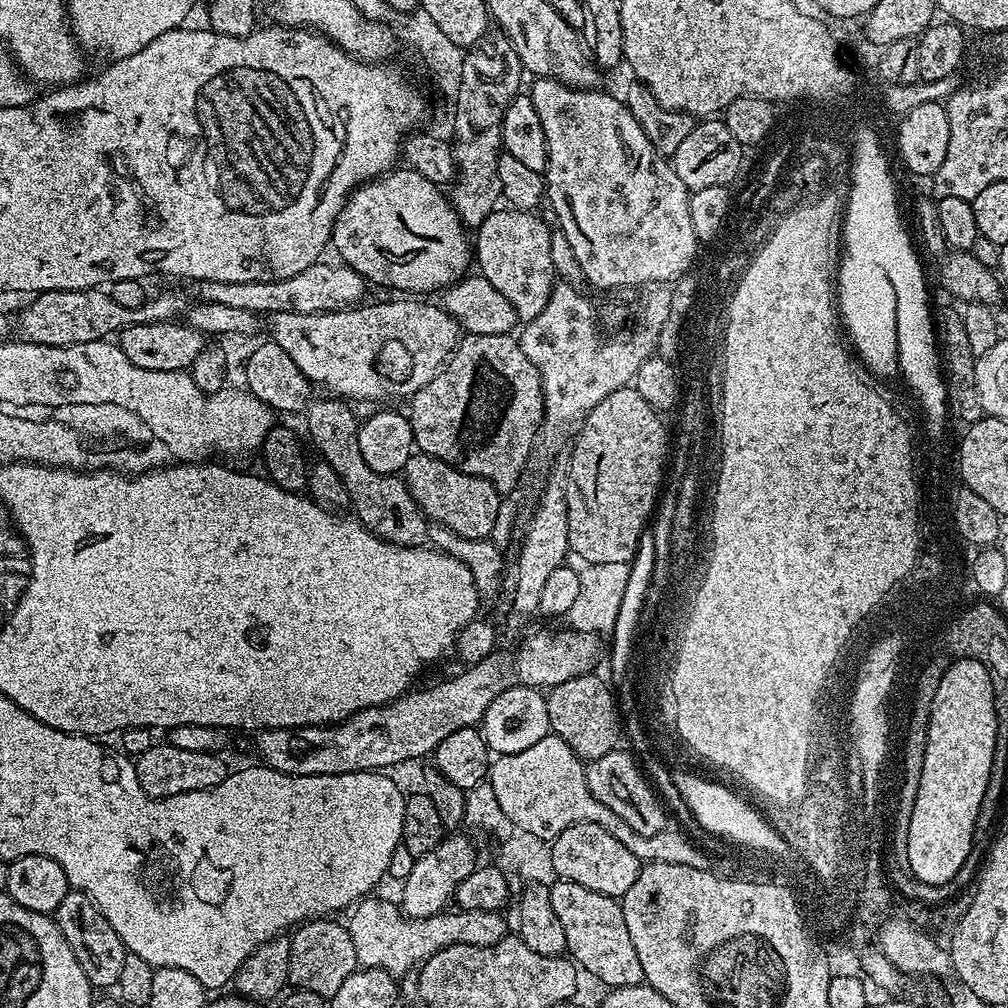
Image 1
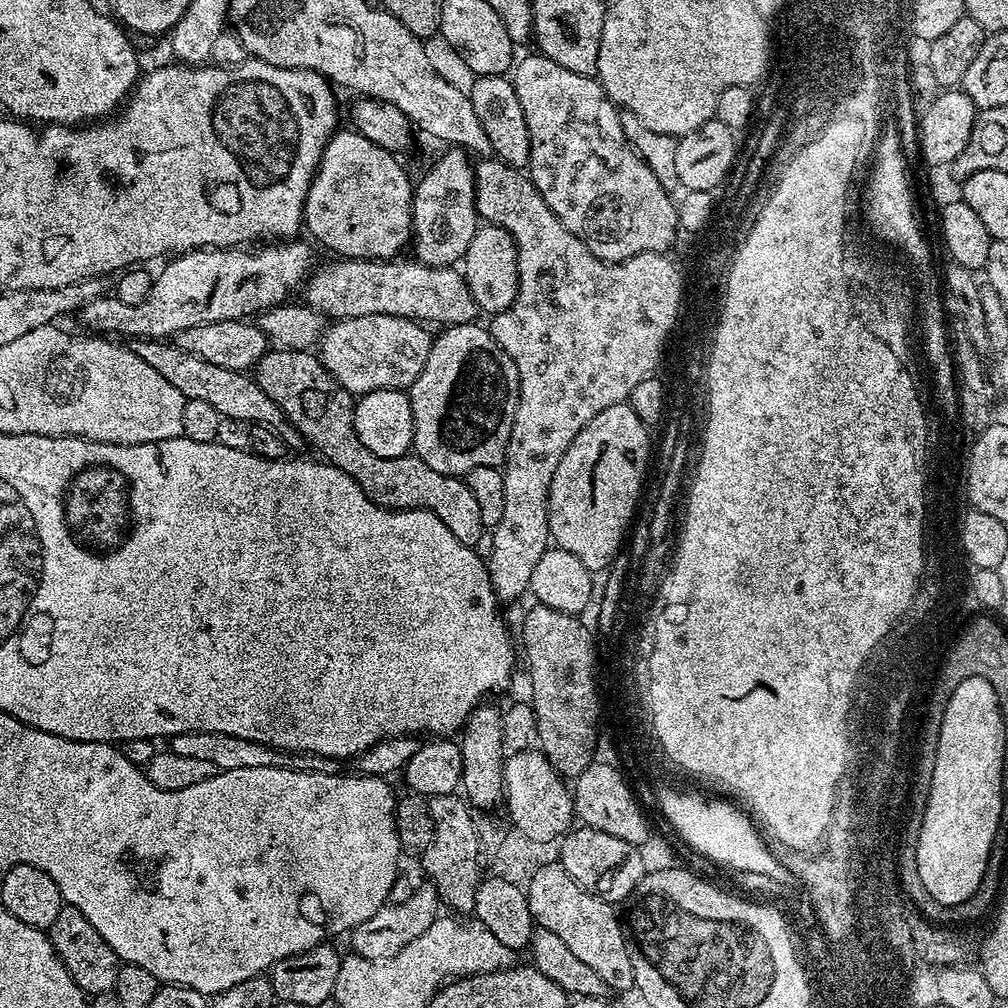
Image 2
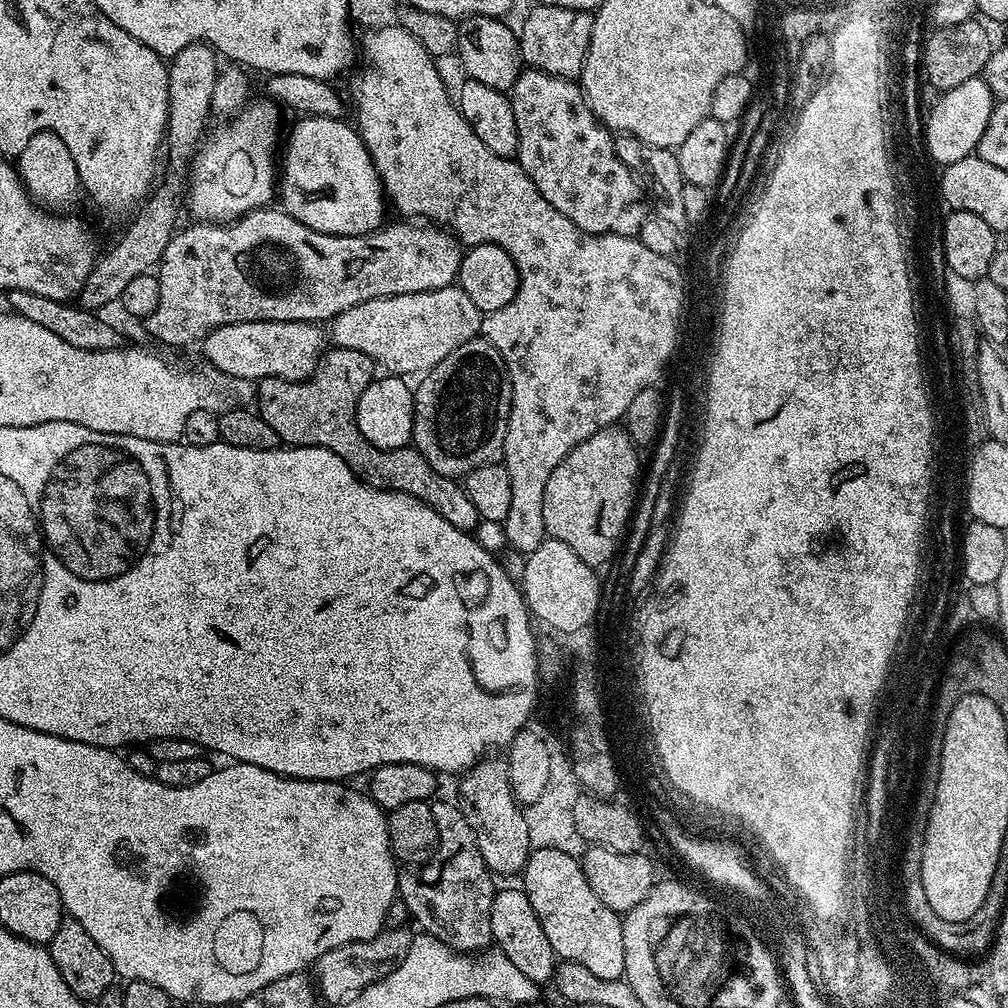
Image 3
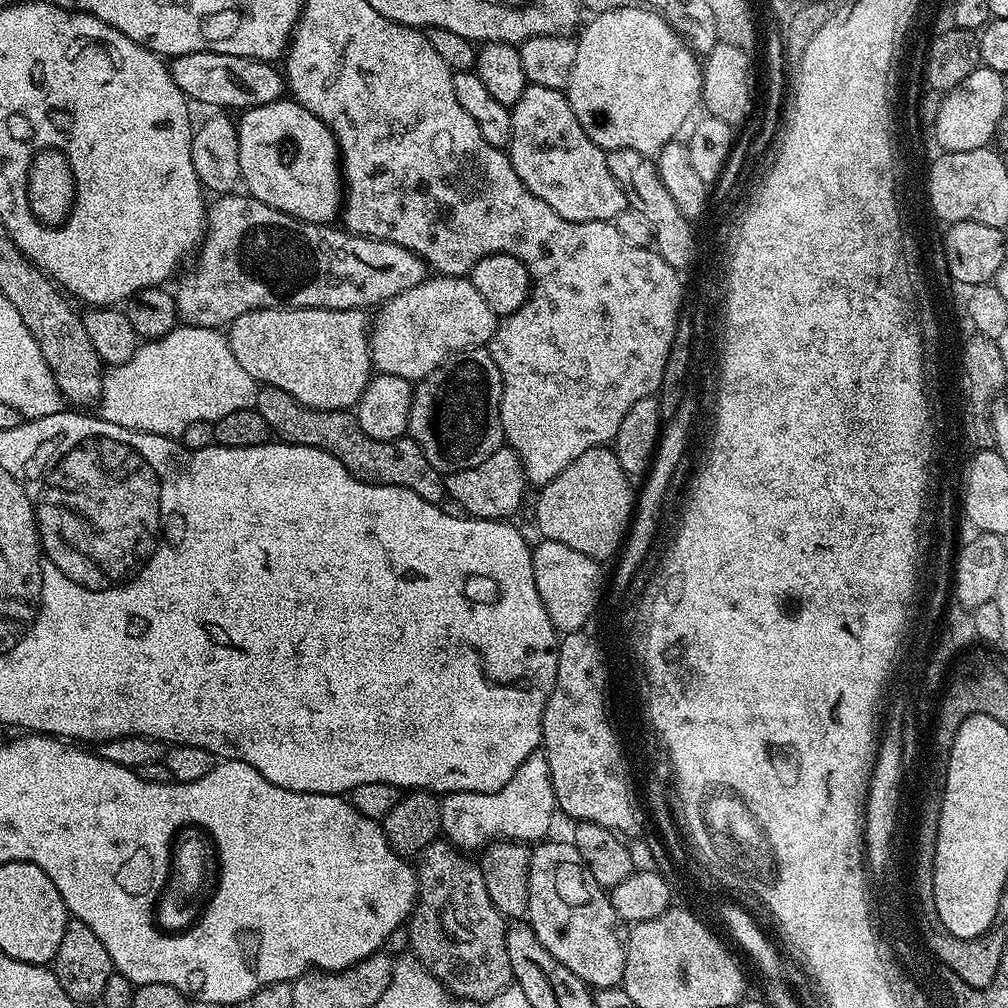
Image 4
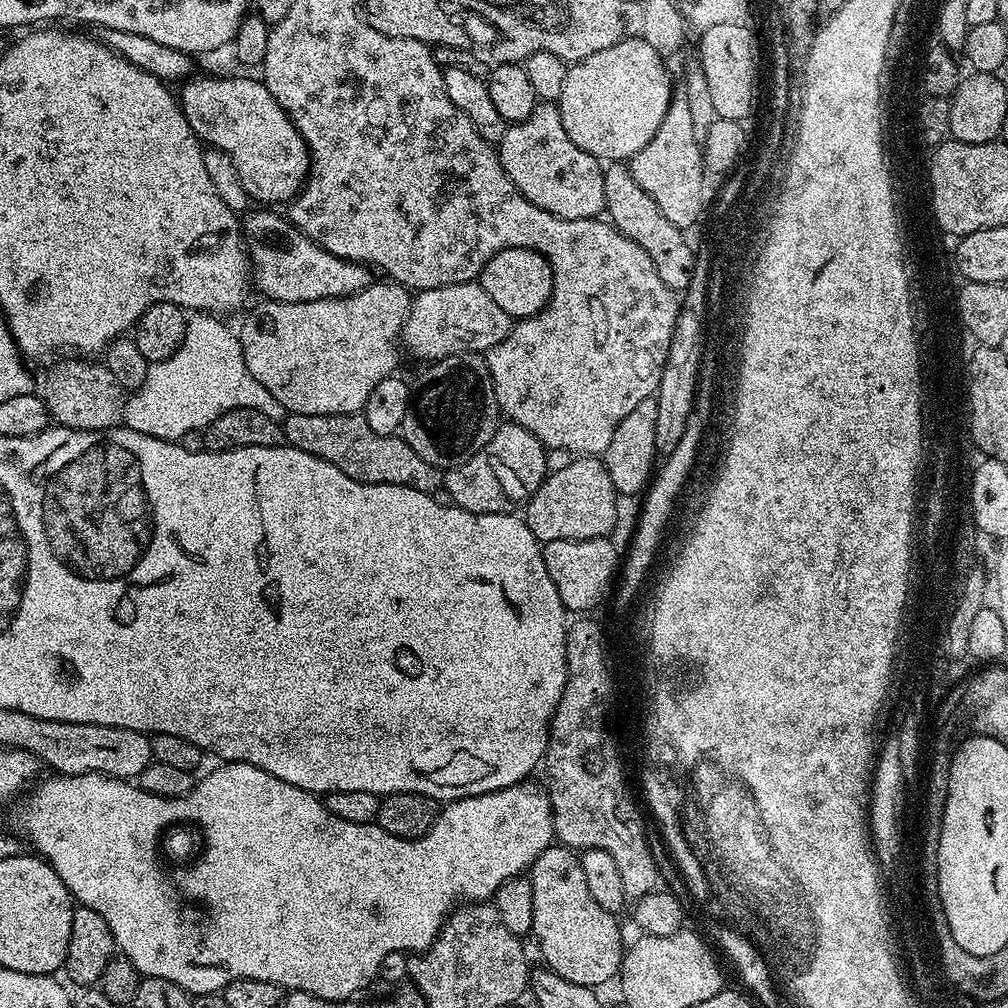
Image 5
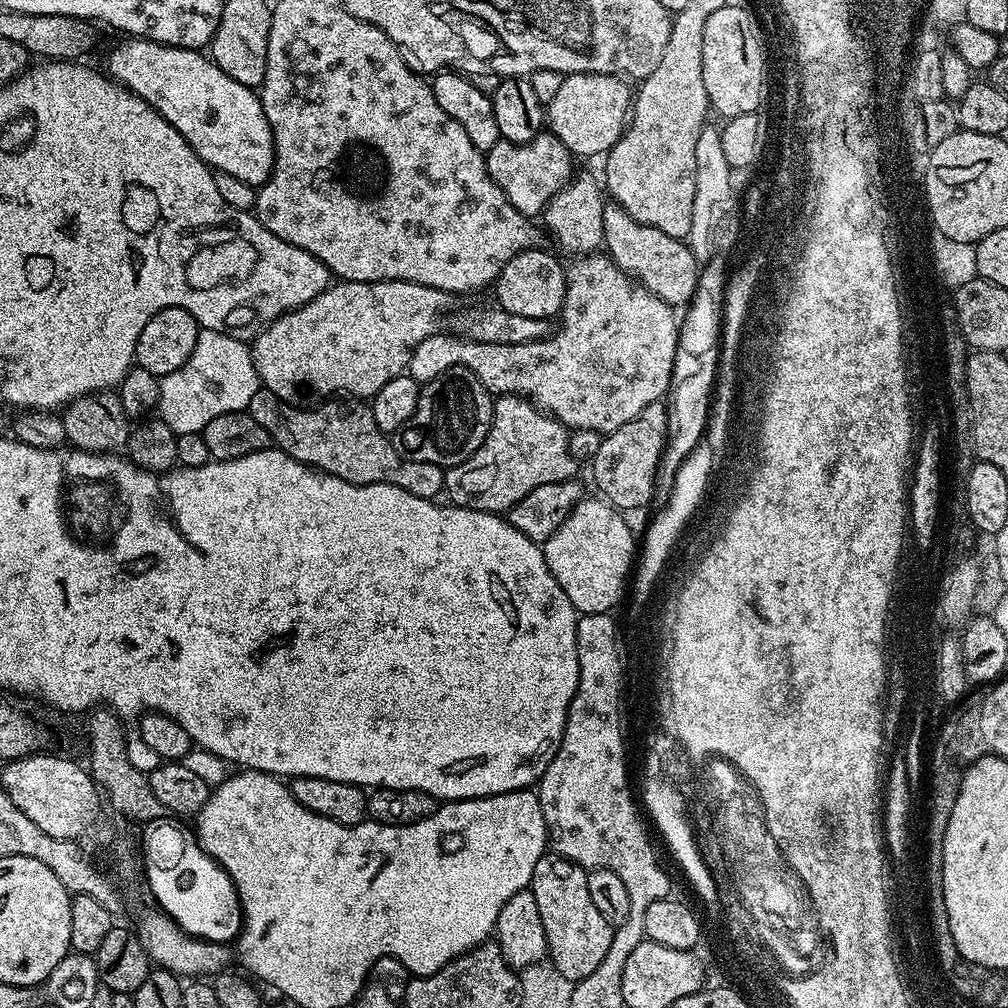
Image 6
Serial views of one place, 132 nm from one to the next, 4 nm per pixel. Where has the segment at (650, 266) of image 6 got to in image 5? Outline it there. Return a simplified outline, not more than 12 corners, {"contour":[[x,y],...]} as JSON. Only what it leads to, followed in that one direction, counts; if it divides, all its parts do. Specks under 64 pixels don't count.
{"contour":[[604,168],[604,212],[638,242],[658,278],[687,288],[696,265],[685,233],[634,182]]}

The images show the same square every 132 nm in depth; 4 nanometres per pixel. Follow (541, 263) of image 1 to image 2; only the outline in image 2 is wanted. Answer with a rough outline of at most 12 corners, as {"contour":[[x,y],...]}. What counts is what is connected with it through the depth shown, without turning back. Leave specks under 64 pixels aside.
{"contour":[[477,227],[462,261],[481,313],[515,305],[518,250],[505,228]]}

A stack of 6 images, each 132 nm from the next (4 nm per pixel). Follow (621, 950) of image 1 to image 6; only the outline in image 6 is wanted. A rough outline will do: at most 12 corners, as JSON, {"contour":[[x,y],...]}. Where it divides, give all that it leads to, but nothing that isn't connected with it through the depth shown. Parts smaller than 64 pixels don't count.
{"contour":[[545,854],[530,891],[547,959],[577,982],[593,974],[614,925],[588,872]]}

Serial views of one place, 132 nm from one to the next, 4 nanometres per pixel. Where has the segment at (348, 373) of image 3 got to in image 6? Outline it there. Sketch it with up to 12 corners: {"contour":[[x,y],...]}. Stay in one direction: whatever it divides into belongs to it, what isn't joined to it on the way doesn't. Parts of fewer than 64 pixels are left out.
{"contour":[[261,390],[275,447],[351,484],[435,501],[445,469],[405,460],[363,399],[317,408]]}

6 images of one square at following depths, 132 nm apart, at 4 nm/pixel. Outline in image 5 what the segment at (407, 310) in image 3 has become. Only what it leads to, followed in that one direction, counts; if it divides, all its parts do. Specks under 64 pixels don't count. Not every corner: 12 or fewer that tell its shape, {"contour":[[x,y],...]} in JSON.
{"contour":[[479,282],[417,291],[402,344],[423,362],[487,354],[514,320]]}

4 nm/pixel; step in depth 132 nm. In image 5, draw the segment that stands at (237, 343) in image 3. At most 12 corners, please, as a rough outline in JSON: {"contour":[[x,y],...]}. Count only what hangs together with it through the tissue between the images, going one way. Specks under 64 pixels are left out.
{"contour":[[413,293],[265,299],[238,335],[285,413],[359,413]]}

